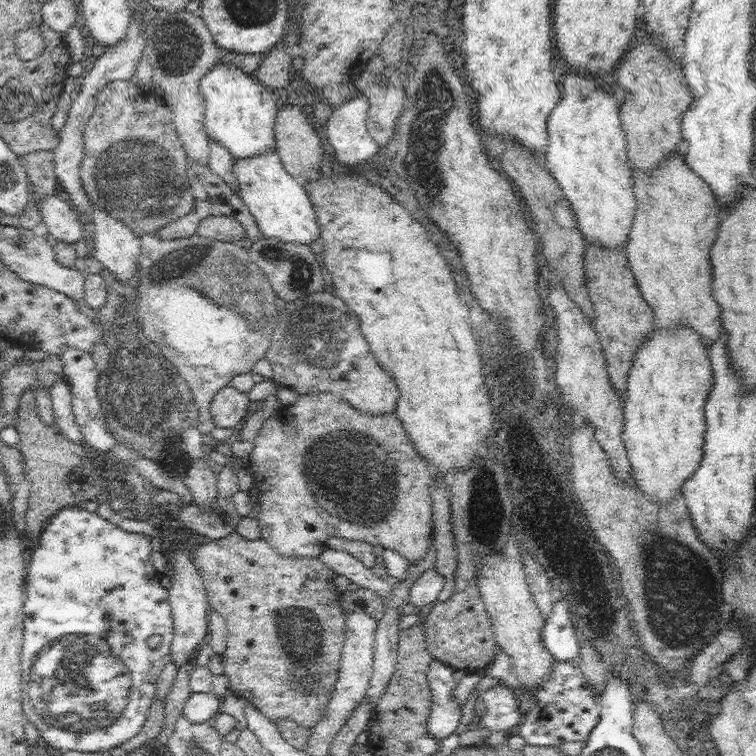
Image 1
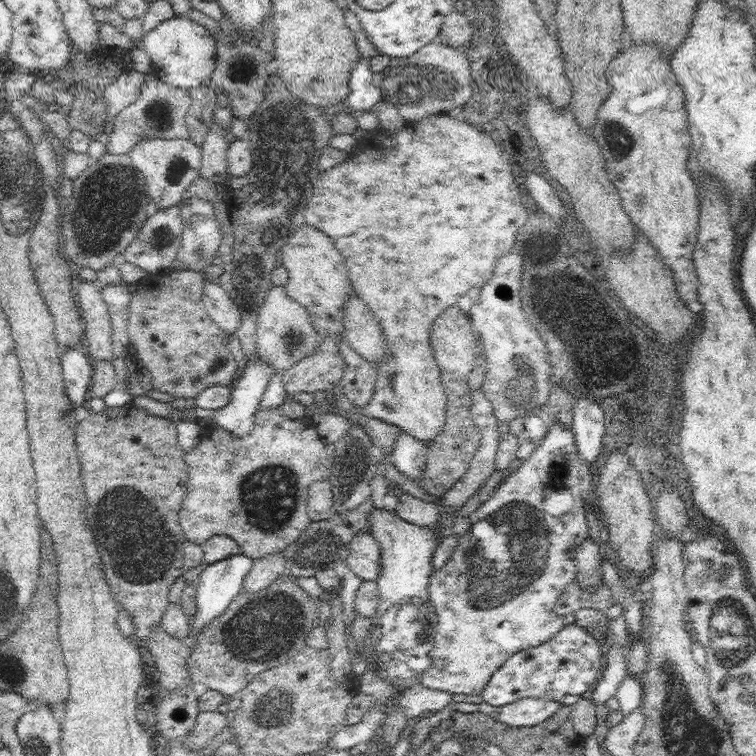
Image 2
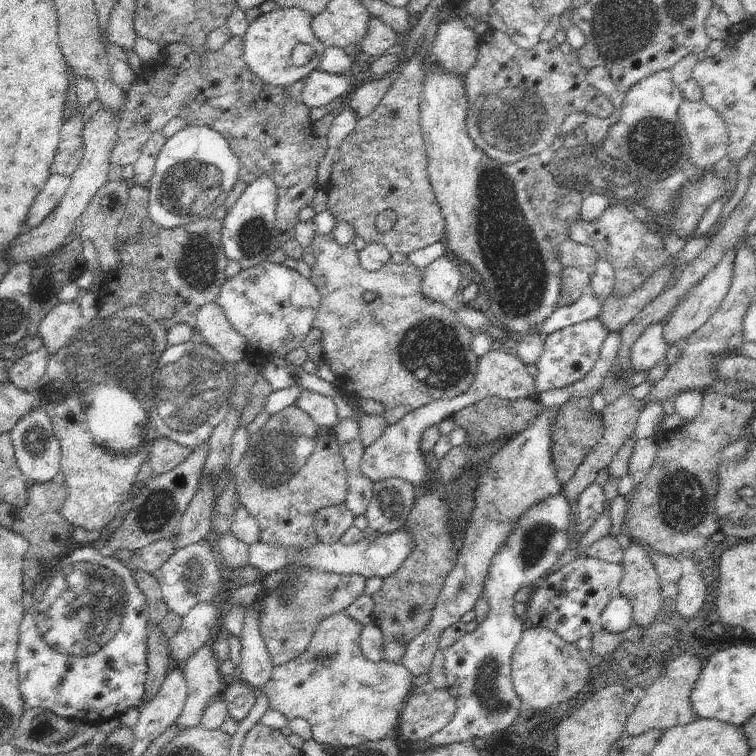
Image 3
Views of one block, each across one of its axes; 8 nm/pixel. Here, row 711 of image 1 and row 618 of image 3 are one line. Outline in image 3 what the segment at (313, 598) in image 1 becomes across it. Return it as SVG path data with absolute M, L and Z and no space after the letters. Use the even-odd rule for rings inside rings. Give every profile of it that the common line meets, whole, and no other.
M307 568L300 574L300 582L296 580L295 593L292 596L282 596L284 590L266 593L262 600L262 614L260 614L260 634L268 646L274 666L290 662L292 658L300 656L322 620L331 614L345 611L354 600L364 595L366 577L359 574L343 575L330 571L317 571Z

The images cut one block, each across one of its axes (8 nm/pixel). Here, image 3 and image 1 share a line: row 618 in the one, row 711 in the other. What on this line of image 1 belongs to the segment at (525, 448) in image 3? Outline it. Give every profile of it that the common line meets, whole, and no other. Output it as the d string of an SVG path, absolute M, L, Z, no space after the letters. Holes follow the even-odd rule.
M432 659L428 665L427 679L431 690L431 711L427 720L427 731L438 741L443 741L458 728L462 716L460 706L454 703L452 699L452 690L458 684L452 677L453 672L452 667L446 666L445 663L439 660Z

